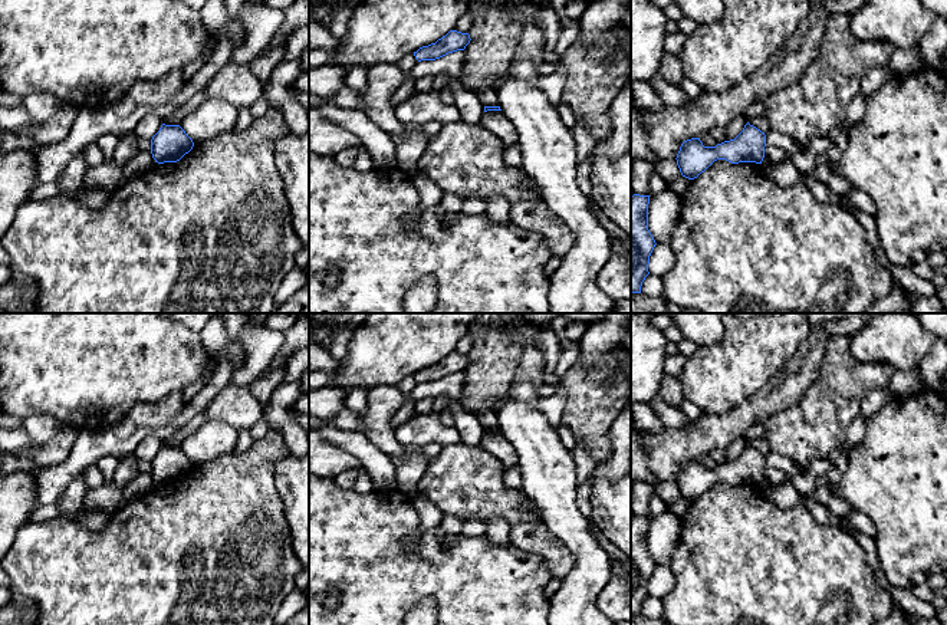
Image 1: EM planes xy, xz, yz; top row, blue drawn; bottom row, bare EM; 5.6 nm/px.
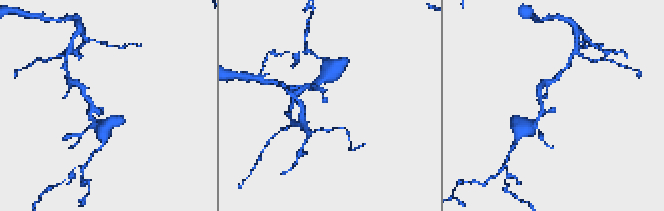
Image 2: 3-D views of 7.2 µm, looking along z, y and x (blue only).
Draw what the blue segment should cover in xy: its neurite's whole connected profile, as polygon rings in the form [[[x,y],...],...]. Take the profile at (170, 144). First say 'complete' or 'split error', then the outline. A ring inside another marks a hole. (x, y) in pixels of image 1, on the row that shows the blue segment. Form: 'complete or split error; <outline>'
complete; [[[162,124],[151,139],[151,154],[155,162],[177,162],[194,147],[193,139],[180,125]]]

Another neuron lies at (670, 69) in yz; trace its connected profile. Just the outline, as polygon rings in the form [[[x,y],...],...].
[[[671,53],[664,55],[658,73],[668,83],[675,85],[675,86],[680,86],[684,79],[683,69],[678,59],[675,55],[671,55]]]

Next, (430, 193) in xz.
[[[421,168],[414,171],[412,184],[417,188],[424,207],[440,207],[444,193],[425,175]]]

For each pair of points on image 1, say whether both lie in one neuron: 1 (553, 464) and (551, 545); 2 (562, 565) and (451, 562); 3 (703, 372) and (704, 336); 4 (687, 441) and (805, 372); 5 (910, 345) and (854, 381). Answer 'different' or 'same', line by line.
1: different
2: different
3: different
4: same
5: different

